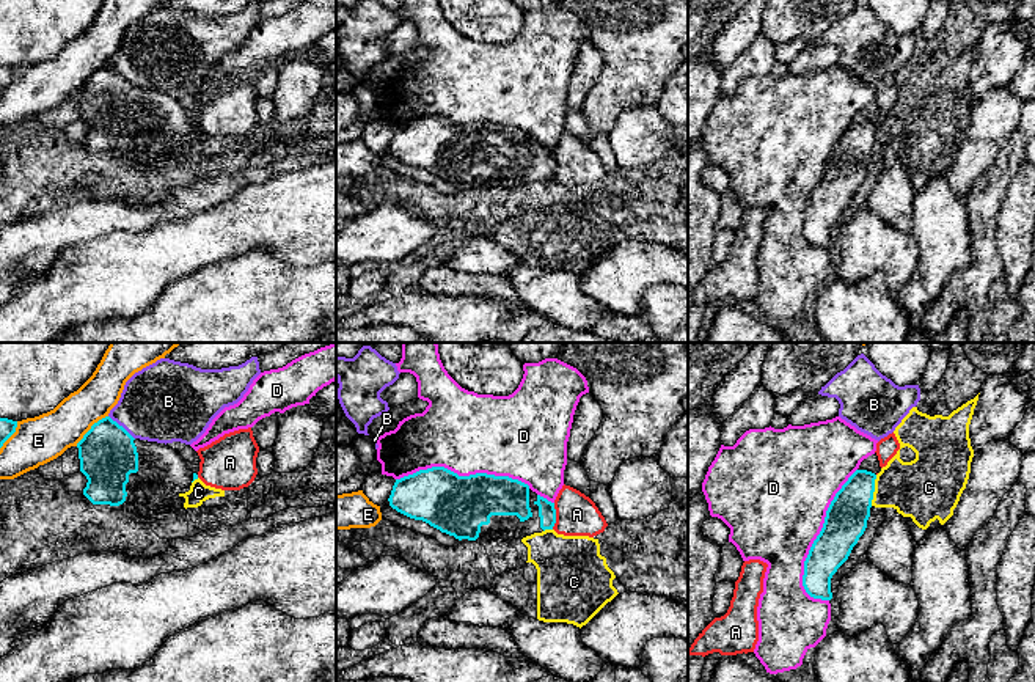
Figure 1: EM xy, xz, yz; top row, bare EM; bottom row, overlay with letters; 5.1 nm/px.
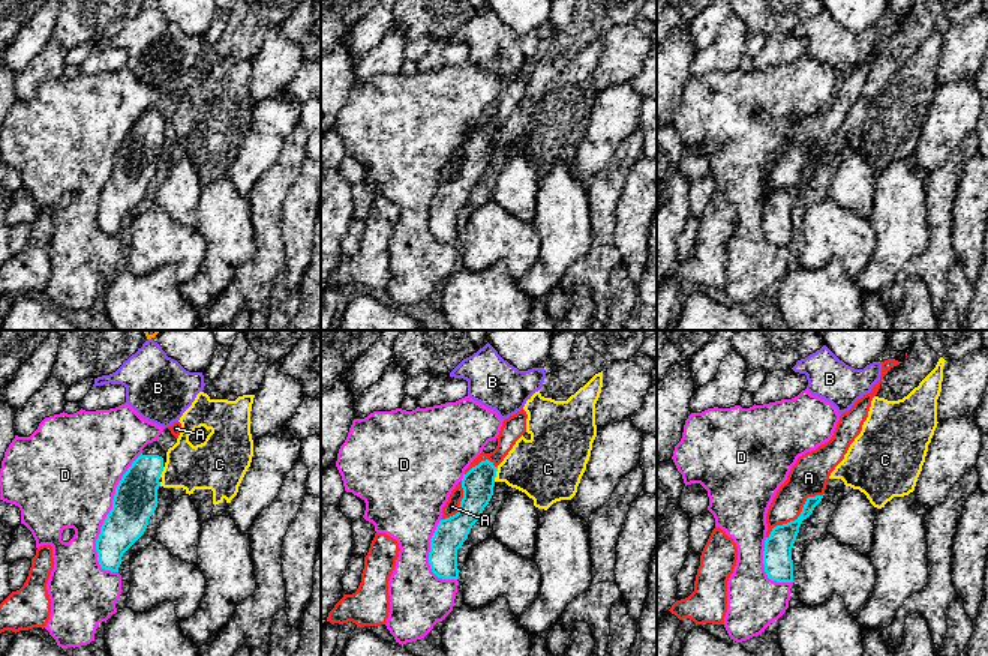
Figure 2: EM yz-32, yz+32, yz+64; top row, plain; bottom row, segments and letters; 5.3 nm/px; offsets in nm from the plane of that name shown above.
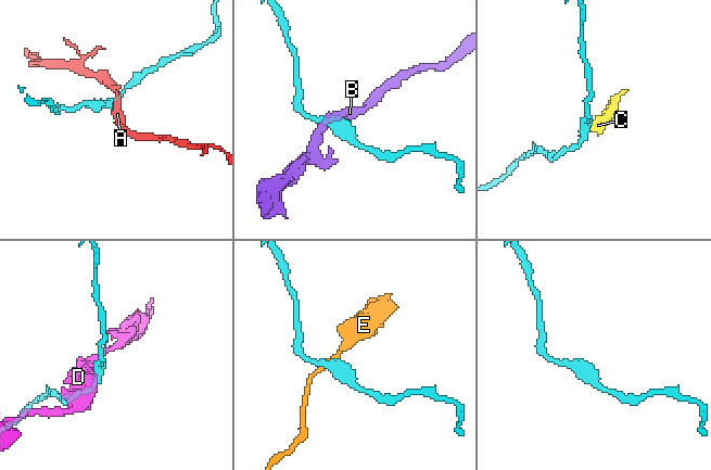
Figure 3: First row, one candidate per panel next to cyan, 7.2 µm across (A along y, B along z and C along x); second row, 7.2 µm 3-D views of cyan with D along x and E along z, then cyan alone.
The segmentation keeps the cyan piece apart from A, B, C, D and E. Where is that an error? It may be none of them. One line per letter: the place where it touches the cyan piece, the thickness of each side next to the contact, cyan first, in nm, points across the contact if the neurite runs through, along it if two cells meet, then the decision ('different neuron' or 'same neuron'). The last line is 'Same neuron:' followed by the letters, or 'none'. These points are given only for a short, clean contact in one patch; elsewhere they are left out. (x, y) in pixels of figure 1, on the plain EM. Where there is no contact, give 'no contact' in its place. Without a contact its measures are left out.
A: meets cyan in xz at (555, 164); 90 nm thick on the cyan side, 220 nm on the other; different neuron
B: meets cyan in xy at (121, 74); 300 nm thick on the cyan side, 400 nm on the other; different neuron
C: meets cyan in yz at (874, 139); 220 nm thick on the cyan side, 320 nm on the other; border along yz (877, 123), (870, 153); different neuron
D: meets cyan in yz at (819, 183); 220 nm thick on the cyan side, 480 nm on the other; different neuron
E: meets cyan in xy at (91, 76); 300 nm thick on the cyan side, 240 nm on the other; different neuron
Same neuron: none

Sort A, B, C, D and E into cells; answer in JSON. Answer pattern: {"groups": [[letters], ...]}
{"groups": [["A"], ["B"], ["C"], ["D"], ["E"]]}

